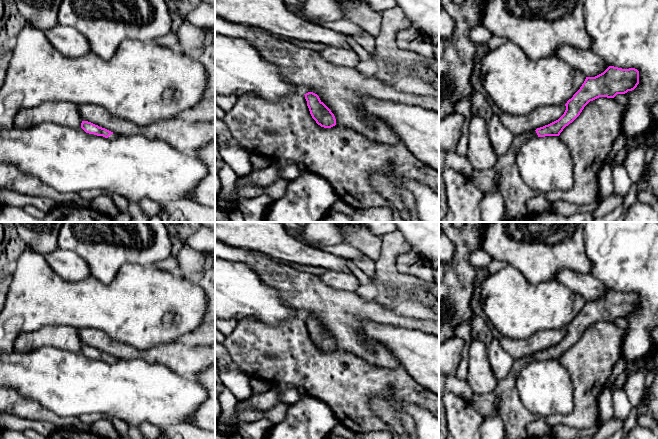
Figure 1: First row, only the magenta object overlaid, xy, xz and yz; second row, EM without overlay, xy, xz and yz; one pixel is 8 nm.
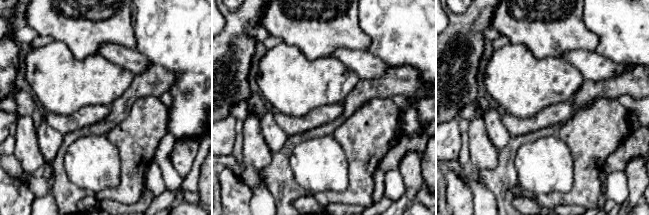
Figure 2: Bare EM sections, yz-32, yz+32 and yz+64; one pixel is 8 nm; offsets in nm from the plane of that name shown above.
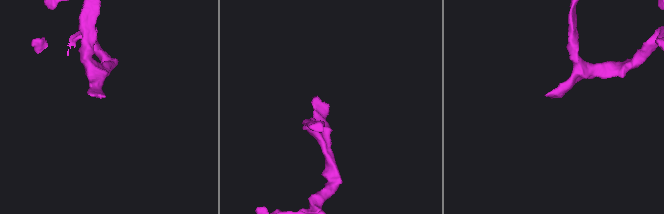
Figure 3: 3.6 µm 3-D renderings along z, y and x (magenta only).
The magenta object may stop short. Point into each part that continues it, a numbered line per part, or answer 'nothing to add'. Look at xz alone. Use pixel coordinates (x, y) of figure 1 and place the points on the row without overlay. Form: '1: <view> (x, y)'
nothing to add

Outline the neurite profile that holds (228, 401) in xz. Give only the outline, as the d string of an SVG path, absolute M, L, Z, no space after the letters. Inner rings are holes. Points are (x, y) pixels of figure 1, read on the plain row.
M226 387L220 393L218 399L222 407L221 420L228 427L230 434L233 434L236 431L235 410L238 399Z

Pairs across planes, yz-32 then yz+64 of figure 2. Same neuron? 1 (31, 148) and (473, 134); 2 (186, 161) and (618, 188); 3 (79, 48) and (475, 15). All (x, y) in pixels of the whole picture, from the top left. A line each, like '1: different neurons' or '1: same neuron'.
1: same neuron
2: different neurons
3: different neurons

